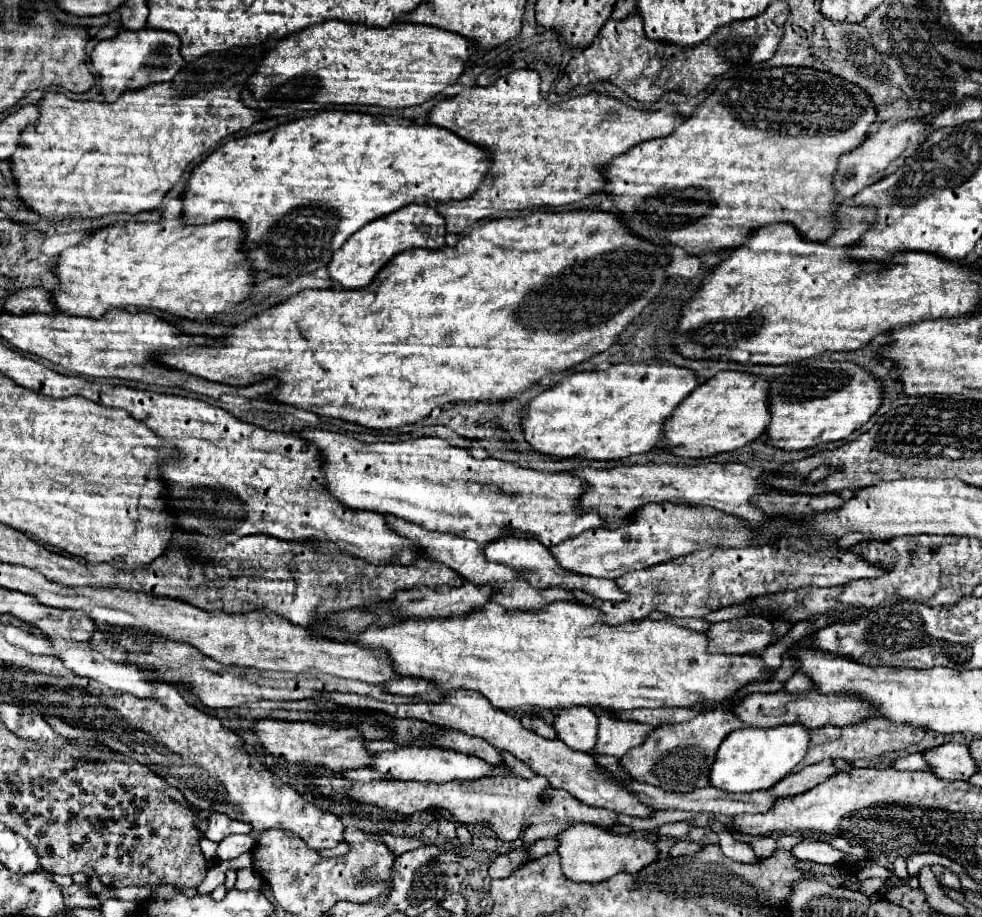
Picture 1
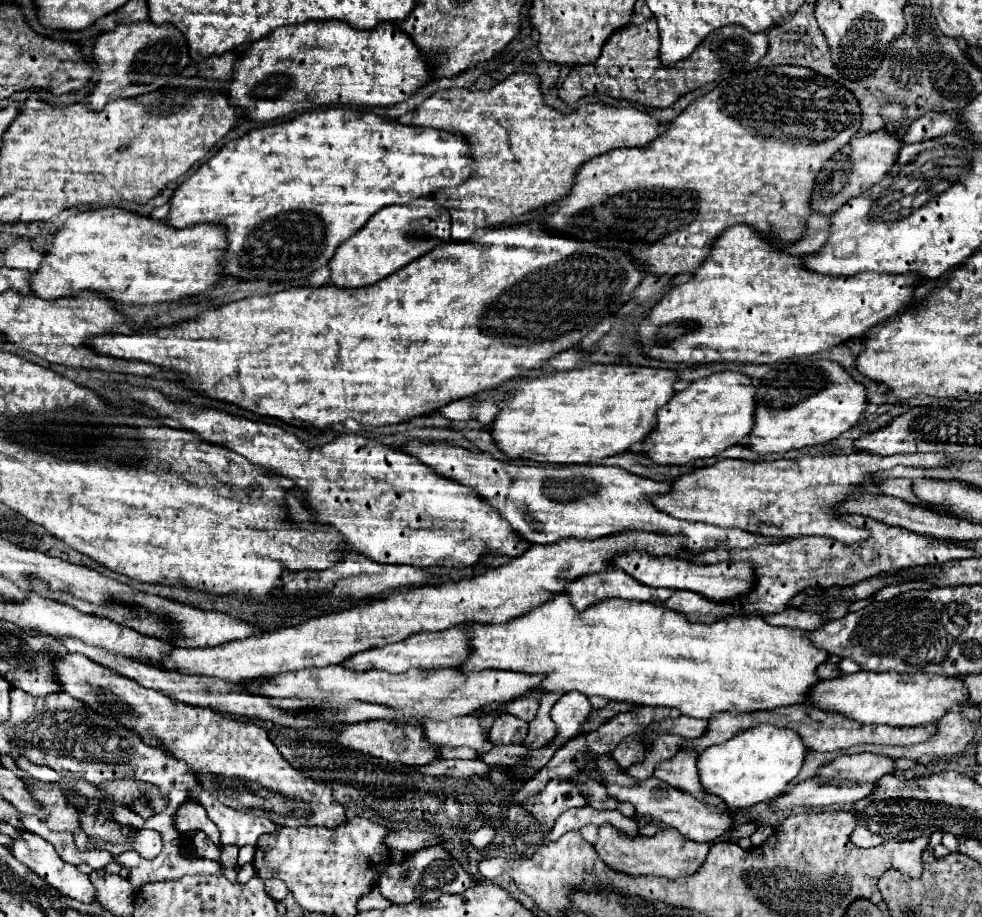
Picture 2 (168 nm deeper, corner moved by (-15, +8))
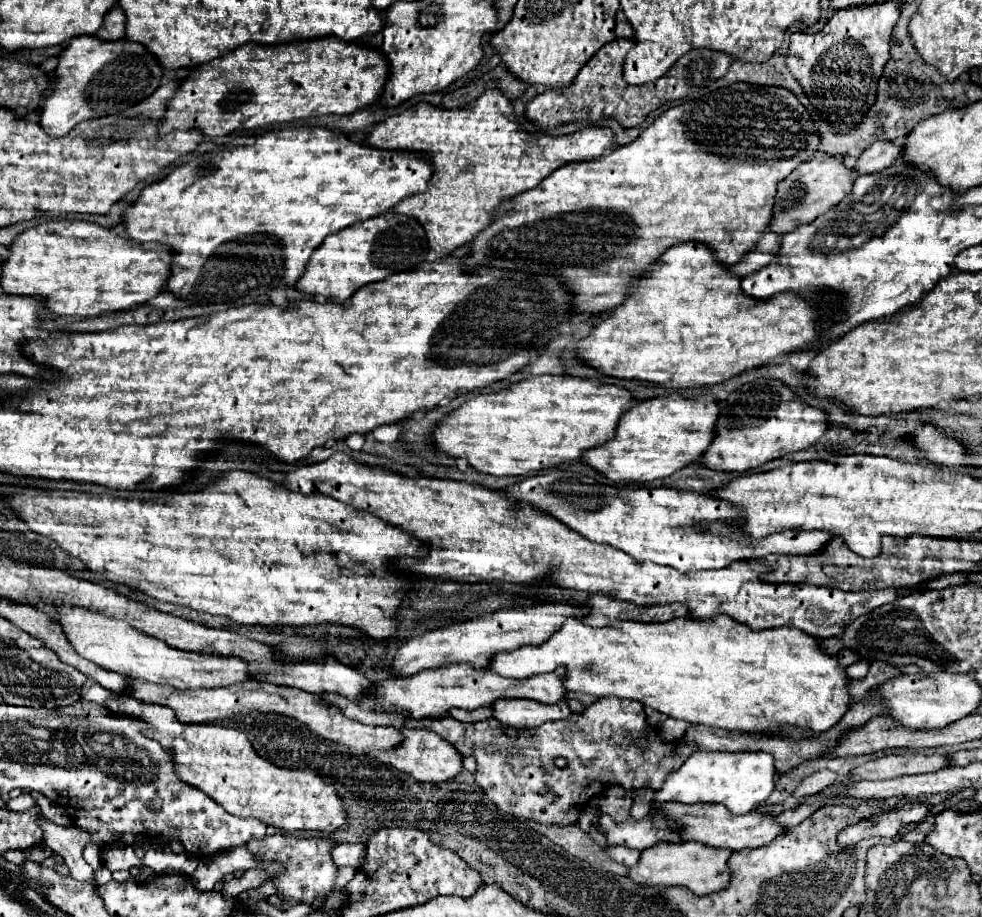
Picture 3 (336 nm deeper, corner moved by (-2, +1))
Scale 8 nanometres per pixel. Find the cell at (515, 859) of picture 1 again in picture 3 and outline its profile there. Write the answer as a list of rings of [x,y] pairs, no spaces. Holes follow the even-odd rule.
[[[619,846],[619,848],[605,848],[605,852],[613,860],[617,860],[619,864],[625,864],[625,866],[635,866],[639,862],[639,856],[641,856],[639,850],[631,850],[631,848],[623,848],[623,846]]]

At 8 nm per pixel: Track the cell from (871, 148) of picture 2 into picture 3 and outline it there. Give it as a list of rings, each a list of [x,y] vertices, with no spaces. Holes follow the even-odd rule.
[[[813,156],[811,160],[799,164],[787,178],[783,178],[777,186],[775,206],[773,206],[773,220],[769,222],[769,230],[777,234],[787,234],[795,230],[801,224],[813,222],[817,216],[829,212],[851,192],[855,176],[851,176],[851,170],[843,166],[843,160],[839,156]]]

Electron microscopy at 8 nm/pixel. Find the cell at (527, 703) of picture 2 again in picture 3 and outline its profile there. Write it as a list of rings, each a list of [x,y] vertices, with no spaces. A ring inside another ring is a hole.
[[[483,706],[483,708],[475,708],[475,710],[463,710],[463,708],[451,708],[449,714],[457,720],[463,720],[463,722],[477,722],[477,720],[485,720],[485,718],[491,718],[491,708],[489,706]]]

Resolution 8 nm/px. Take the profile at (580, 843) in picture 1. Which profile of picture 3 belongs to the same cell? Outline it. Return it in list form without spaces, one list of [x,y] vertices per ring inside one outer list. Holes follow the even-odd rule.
[[[685,842],[685,844],[659,844],[659,848],[651,848],[641,854],[641,860],[635,868],[629,868],[629,878],[637,884],[651,886],[683,886],[689,888],[695,896],[709,896],[713,892],[723,890],[731,880],[731,870],[727,860],[731,850],[713,848],[701,842]]]

